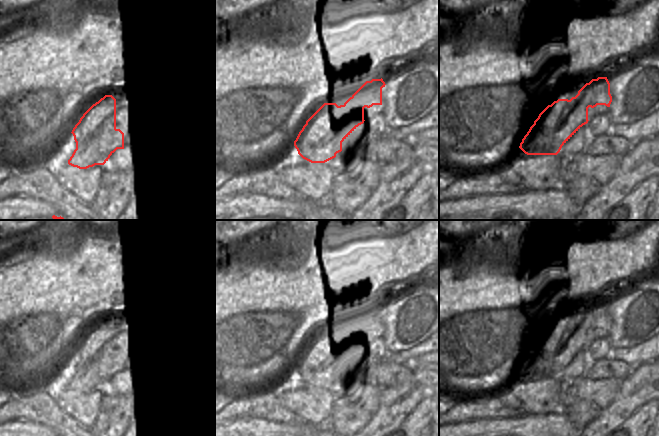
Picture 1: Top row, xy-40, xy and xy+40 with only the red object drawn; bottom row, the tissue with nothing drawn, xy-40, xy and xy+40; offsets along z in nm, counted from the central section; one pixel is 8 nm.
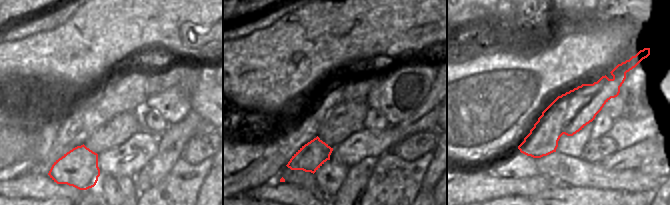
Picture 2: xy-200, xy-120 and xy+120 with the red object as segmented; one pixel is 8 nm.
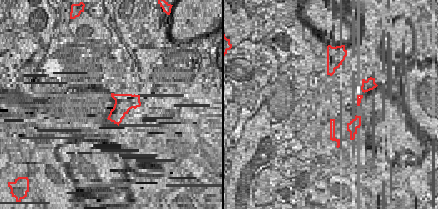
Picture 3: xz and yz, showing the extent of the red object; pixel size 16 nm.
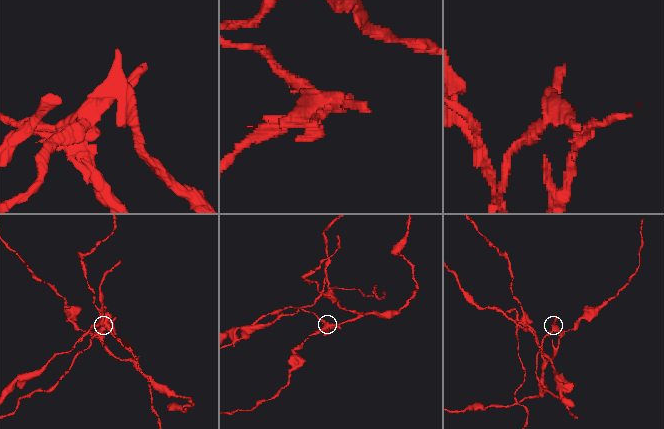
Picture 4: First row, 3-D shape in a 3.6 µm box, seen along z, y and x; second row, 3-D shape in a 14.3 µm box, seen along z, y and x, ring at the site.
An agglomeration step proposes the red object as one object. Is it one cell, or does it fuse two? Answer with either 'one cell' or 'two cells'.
two cells

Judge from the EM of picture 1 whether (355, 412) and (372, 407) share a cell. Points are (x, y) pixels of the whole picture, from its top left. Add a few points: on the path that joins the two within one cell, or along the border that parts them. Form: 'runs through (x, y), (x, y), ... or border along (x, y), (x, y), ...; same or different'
runs through (359, 411), (368, 407); same

